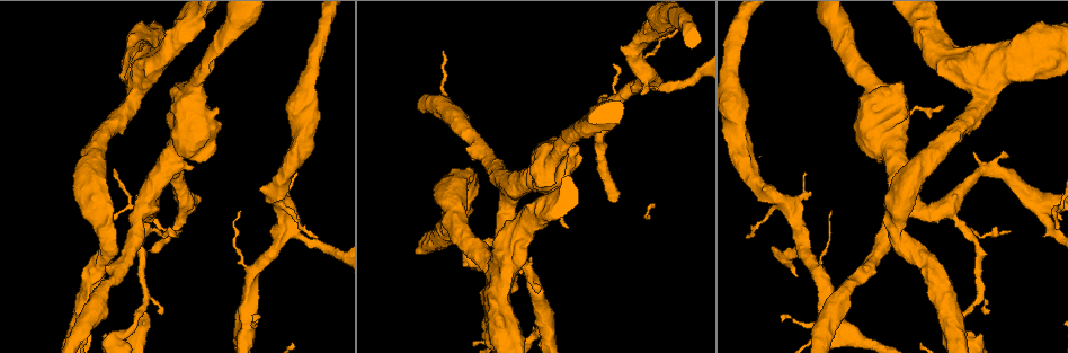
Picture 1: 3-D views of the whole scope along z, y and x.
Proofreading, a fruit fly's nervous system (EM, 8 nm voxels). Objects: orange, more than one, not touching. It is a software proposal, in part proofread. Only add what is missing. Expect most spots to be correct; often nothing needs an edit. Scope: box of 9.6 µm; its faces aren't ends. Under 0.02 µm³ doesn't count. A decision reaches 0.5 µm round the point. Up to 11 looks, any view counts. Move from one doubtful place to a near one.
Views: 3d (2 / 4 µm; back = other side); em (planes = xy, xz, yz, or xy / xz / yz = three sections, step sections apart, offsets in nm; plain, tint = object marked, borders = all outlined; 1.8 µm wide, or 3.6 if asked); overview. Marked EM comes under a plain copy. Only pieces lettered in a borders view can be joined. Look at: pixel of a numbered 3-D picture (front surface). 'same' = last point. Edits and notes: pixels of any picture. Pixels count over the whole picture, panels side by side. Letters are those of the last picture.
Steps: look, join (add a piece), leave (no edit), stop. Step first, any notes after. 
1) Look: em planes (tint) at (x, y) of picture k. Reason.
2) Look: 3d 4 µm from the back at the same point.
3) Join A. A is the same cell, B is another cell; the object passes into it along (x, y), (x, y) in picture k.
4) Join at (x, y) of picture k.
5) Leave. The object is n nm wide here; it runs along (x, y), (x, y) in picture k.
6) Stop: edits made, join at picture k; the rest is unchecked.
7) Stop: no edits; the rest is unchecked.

Look: 3d 2 µm at (538, 293) of picture 1. Branch stops here.

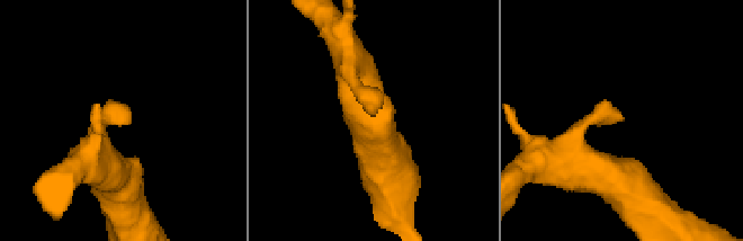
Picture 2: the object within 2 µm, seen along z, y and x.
Look: em planes (tint) at (620, 118) of picture 2.

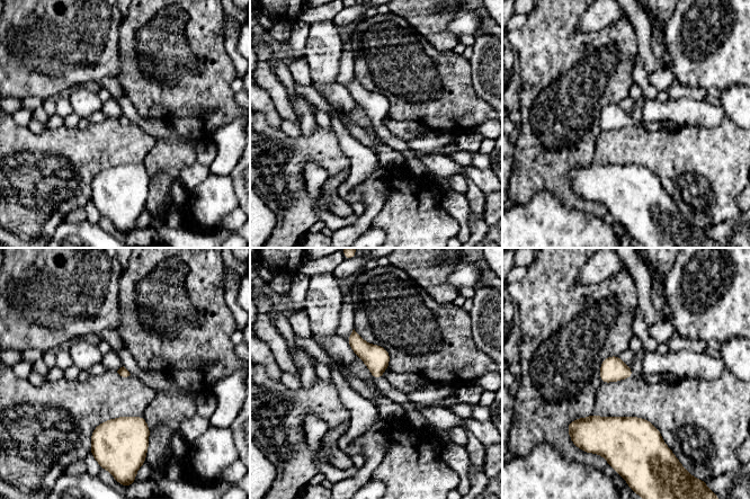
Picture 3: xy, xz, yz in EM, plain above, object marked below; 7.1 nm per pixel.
Look: em planes (borders) at the same point. What lies round it.

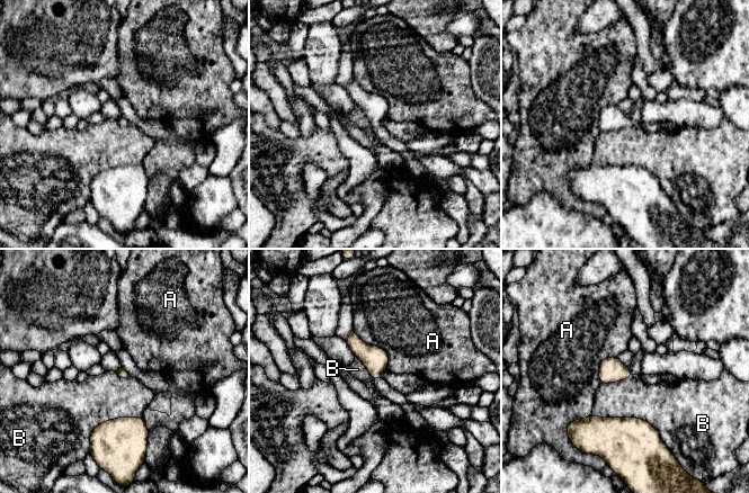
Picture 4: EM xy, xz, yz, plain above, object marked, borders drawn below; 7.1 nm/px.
Leave. The longest contact is with B, 550 nm; A and B are other cells; none of them fits.

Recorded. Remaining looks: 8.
Look: 3d 4 µm at (238, 213) of picture 1. Tapers out.

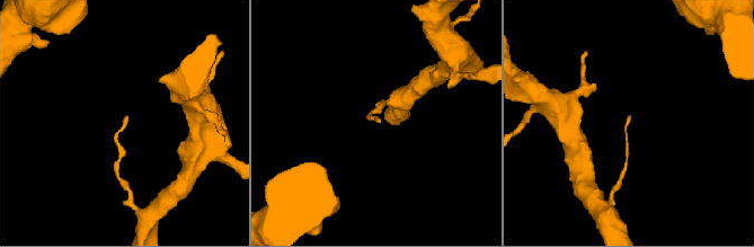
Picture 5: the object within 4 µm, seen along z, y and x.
Look: em planes (borders) at (378, 122) of picture 5. Shape alone is not enough.

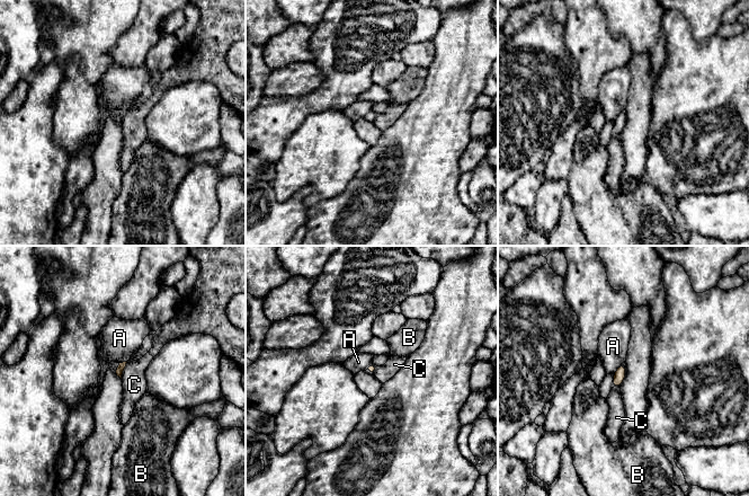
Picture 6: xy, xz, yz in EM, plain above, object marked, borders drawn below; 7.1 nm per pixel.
Leave. A, B and C are other cells; a border runs along (127, 362), (121, 378) in picture 6; none of them fits.

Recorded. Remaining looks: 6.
Look: 3d 2 µm at (255, 322) of picture 1. An open end.

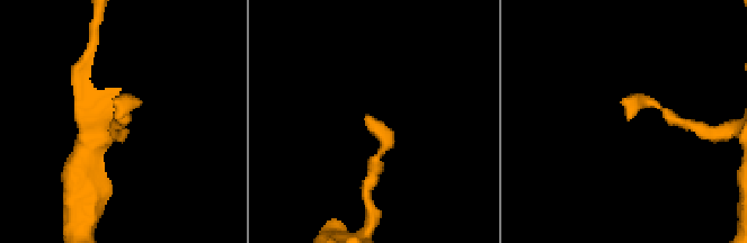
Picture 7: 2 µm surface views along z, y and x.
Look: em 3.6 µm xz step 8 (borders) at (115, 120) of picture 7. Shape alone is not enough.

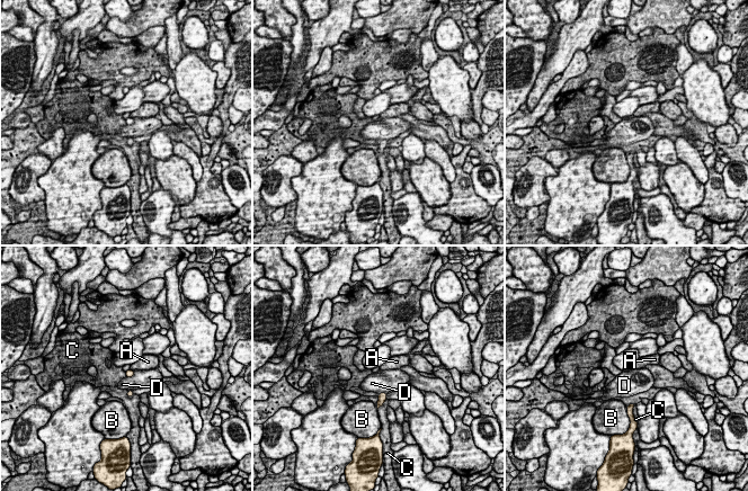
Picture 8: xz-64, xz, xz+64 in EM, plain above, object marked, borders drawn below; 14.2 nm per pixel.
Leave. A, B, C and D are other cells; none of them fits.

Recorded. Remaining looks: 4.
Look: em planes (borders) at (1009, 231) of picture 1. Branch stops here.

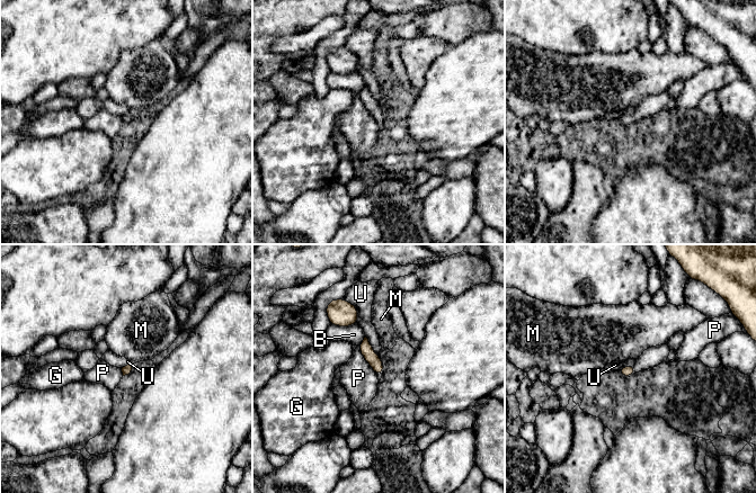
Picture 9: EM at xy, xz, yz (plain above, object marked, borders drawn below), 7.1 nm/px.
Leave. B, G, M, P and U are other cells; a border runs along (358, 346), (364, 359), (376, 375) in picture 9; no lettered piece goes on from it.

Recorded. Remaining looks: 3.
Stop: no edits; the rest is unchecked.

